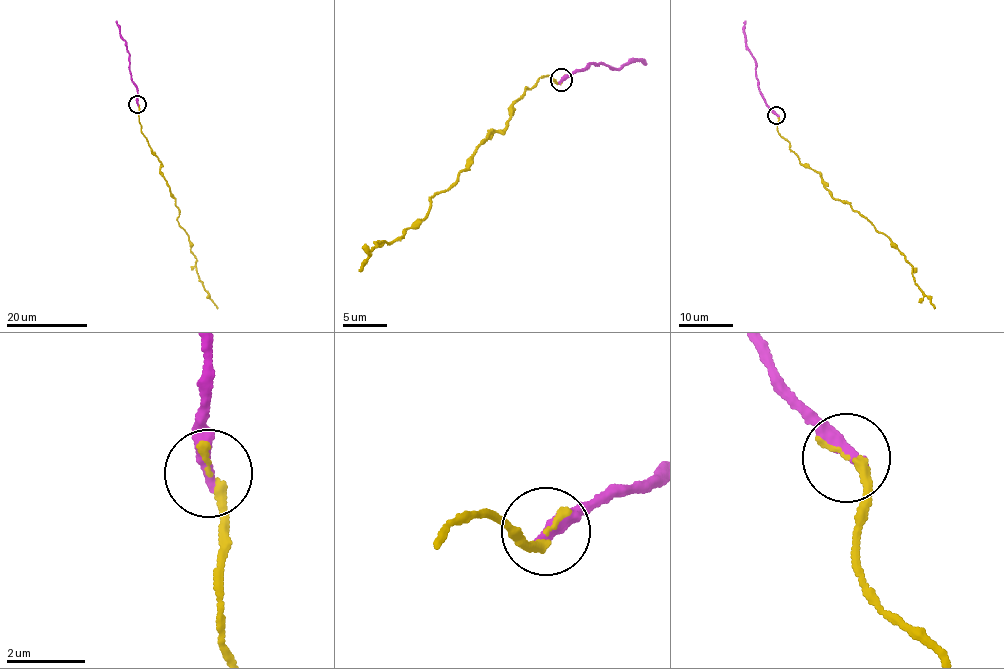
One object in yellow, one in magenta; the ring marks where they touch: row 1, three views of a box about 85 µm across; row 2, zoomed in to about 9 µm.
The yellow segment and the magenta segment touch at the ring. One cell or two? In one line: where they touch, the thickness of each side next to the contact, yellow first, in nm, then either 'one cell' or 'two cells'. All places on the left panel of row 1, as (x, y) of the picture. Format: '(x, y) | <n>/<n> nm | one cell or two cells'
(137, 104) | 200/400 nm | one cell

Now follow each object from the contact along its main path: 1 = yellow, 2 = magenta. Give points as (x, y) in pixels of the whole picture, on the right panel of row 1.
1: (775, 115), (778, 133), (791, 151), (803, 165), (821, 174), (832, 196), (844, 200), (889, 238), (935, 308)
2: (775, 115), (759, 91), (755, 58), (745, 38), (745, 20)

